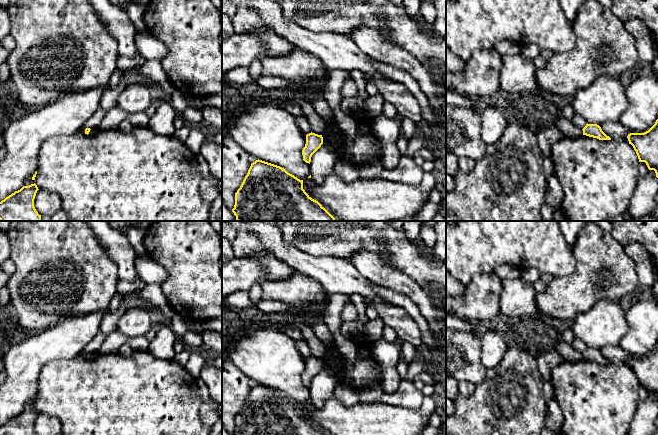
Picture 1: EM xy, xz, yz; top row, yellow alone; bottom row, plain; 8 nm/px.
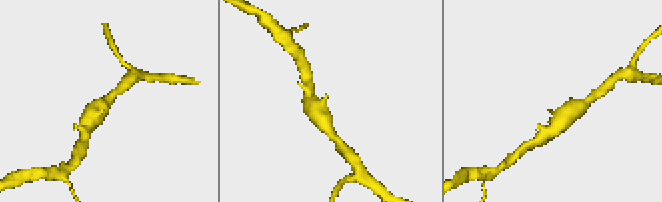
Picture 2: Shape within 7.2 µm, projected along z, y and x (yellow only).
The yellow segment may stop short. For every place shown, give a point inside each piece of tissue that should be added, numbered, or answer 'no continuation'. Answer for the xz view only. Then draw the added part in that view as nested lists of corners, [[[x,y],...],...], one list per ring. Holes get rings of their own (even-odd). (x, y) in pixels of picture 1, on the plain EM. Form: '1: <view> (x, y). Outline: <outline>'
no continuation

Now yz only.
no continuation

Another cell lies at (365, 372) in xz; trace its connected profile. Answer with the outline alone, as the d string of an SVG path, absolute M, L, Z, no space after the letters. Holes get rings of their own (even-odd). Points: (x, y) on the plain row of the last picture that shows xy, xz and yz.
M361 333L349 338L357 347L357 357L352 367L345 366L345 360L341 356L341 368L338 371L340 384L359 392L364 388L380 385L382 370L372 354L373 341Z

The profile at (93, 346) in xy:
M99 332L85 347L86 352L97 352L104 342L105 335Z

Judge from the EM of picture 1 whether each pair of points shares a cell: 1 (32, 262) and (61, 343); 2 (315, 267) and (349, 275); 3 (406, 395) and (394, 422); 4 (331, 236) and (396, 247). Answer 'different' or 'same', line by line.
1: different
2: same
3: different
4: same

